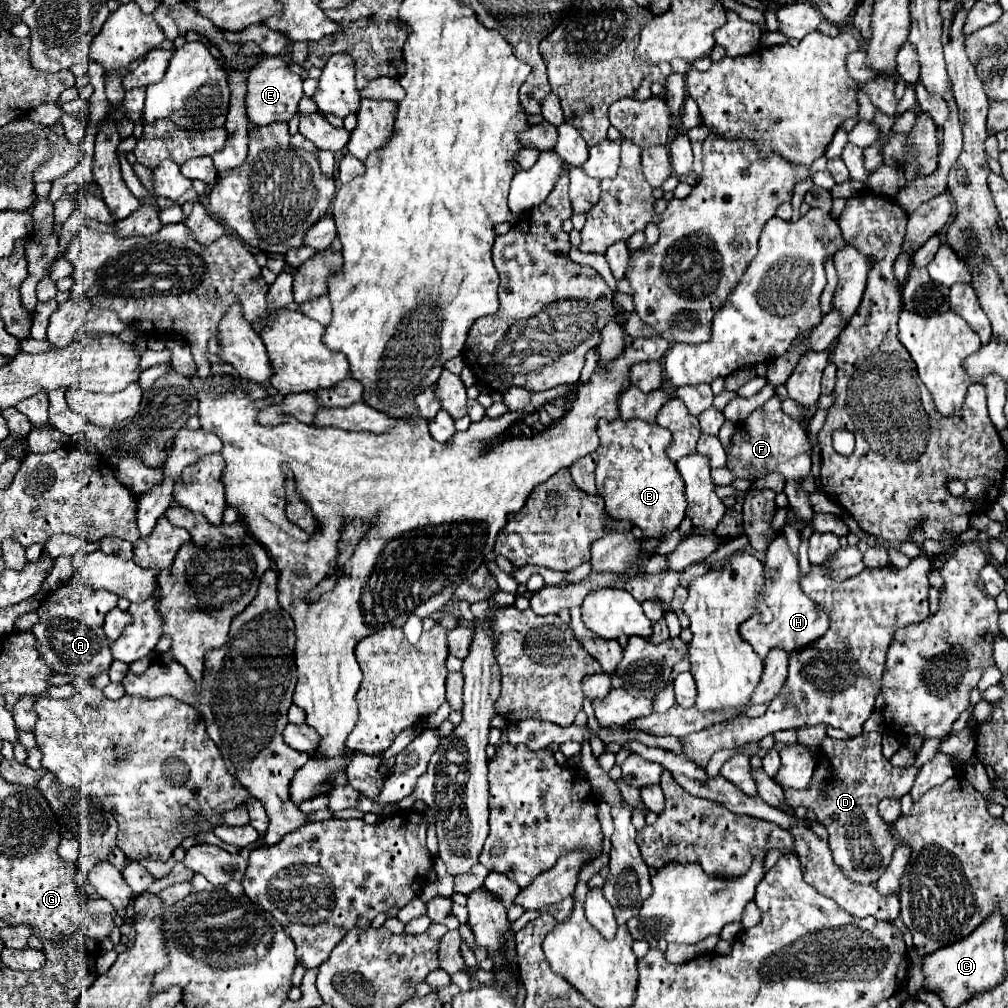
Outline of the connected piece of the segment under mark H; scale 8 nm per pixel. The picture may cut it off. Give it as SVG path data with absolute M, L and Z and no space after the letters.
M778 534L778 538L768 548L764 568L766 568L764 600L772 612L772 622L760 624L760 614L754 614L750 620L746 620L740 626L742 638L758 652L758 656L764 658L768 654L768 650L772 650L776 646L792 652L792 650L800 650L800 648L812 644L816 638L824 636L830 626L828 614L824 614L824 610L820 610L820 606L816 606L816 602L812 602L800 590L800 576L802 576L800 564L798 564L798 558L792 554L784 534Z

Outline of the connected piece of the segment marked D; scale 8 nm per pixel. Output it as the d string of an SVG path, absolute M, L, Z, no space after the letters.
M971 706L965 710L953 724L951 733L942 738L927 739L916 753L912 766L896 768L882 756L882 734L880 732L862 732L860 736L848 740L824 738L822 742L822 758L814 770L814 778L808 790L784 790L788 806L806 806L812 810L828 830L828 842L834 854L834 862L842 866L842 870L854 882L876 882L884 872L892 858L894 842L890 836L890 828L878 816L878 802L882 798L900 800L910 792L912 782L926 762L937 753L939 745L952 734L962 731L969 724Z

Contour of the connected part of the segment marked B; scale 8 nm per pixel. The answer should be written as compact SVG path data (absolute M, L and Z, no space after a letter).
M612 420L598 424L600 446L596 466L596 488L604 500L608 516L628 520L638 526L644 536L658 538L664 532L678 528L686 514L684 482L676 470L676 464L666 454L672 434L658 424L644 420Z

